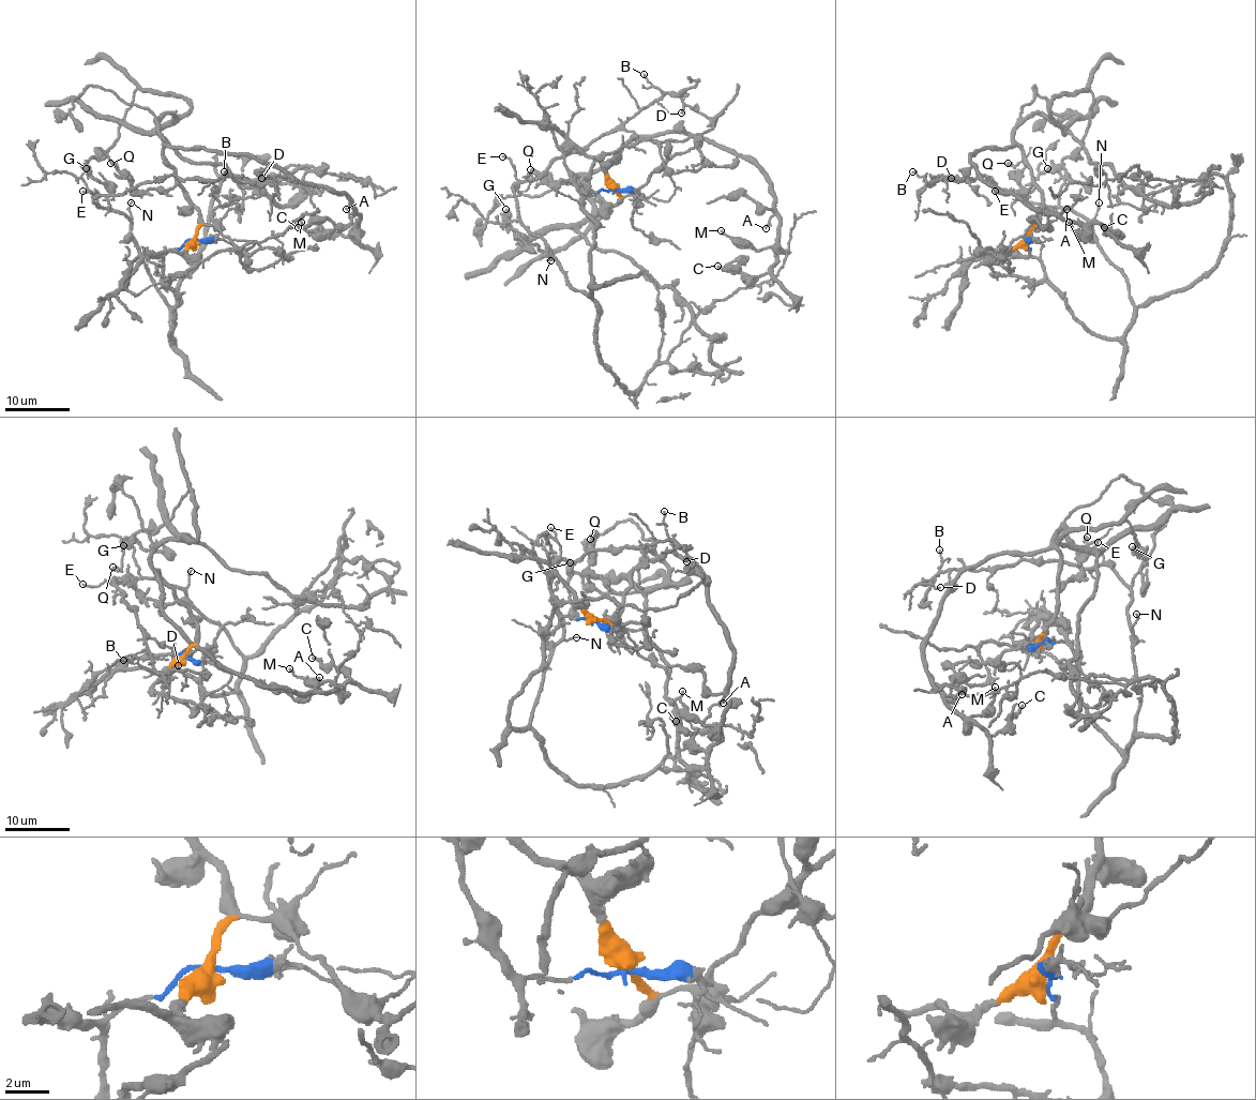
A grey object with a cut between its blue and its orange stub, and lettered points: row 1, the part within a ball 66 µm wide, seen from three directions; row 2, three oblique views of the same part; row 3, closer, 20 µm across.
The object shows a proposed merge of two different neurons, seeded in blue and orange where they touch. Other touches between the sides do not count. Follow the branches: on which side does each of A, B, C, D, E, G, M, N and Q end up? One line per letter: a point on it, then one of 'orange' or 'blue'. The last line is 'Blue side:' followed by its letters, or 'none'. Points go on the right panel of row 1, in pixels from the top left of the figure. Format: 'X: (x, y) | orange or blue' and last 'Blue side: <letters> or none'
A: (1067, 209) | orange
B: (912, 171) | blue
C: (1104, 227) | orange
D: (951, 178) | blue
E: (995, 191) | blue
G: (1047, 168) | orange
M: (1069, 222) | orange
N: (1099, 202) | blue
Q: (1008, 163) | orange
Blue side: B, D, E, N

